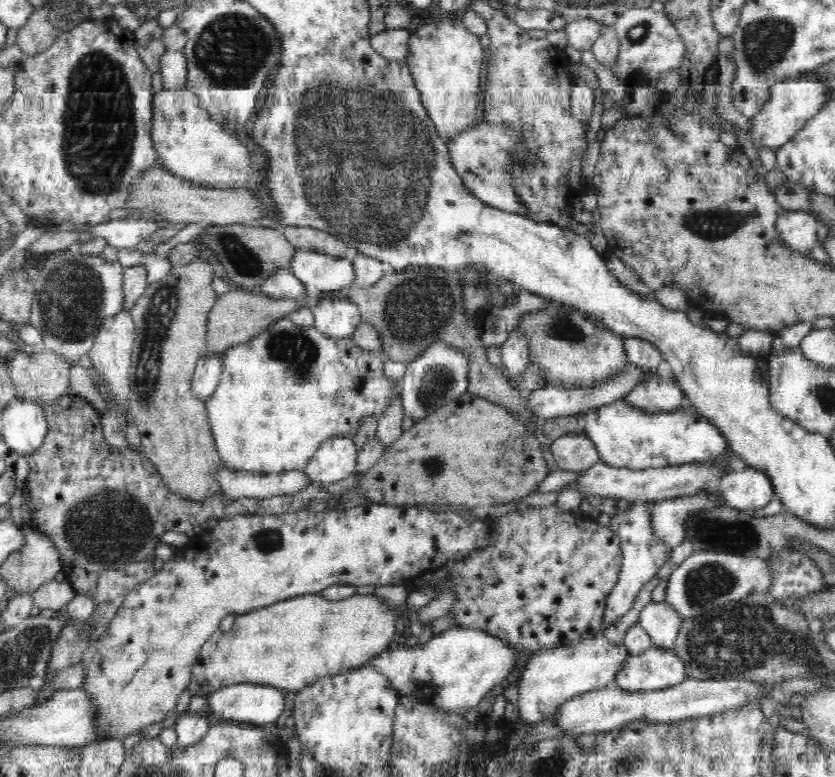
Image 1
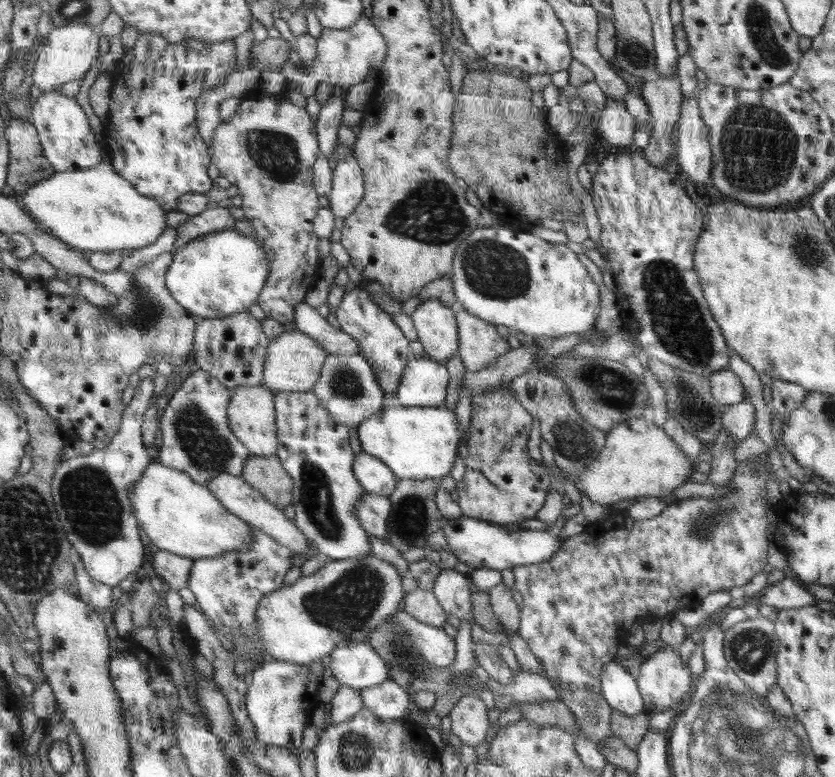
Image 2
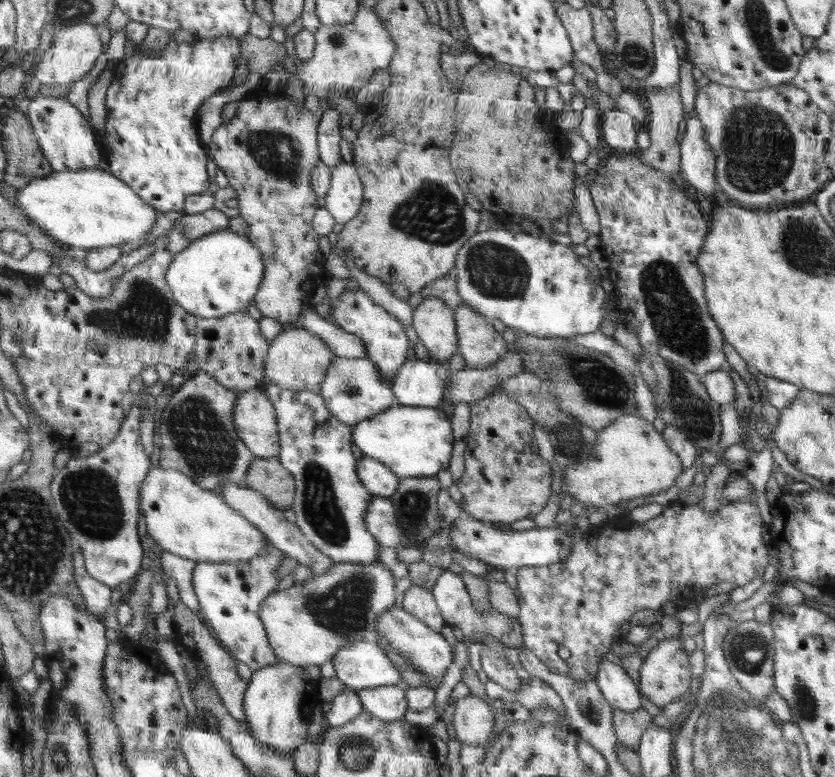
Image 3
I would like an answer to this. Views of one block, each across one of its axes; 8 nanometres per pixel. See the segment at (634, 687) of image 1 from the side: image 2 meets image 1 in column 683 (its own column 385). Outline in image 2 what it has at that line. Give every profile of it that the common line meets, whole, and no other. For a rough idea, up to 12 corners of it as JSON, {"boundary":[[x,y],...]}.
{"boundary":[[367,641],[327,657],[340,684],[362,690],[390,680],[386,661]]}

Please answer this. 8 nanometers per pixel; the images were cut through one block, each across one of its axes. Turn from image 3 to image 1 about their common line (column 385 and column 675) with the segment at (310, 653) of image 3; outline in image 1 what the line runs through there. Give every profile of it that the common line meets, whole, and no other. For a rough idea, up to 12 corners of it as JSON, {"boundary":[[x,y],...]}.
{"boundary":[[695,550],[666,602],[681,619],[765,593],[766,559]]}

